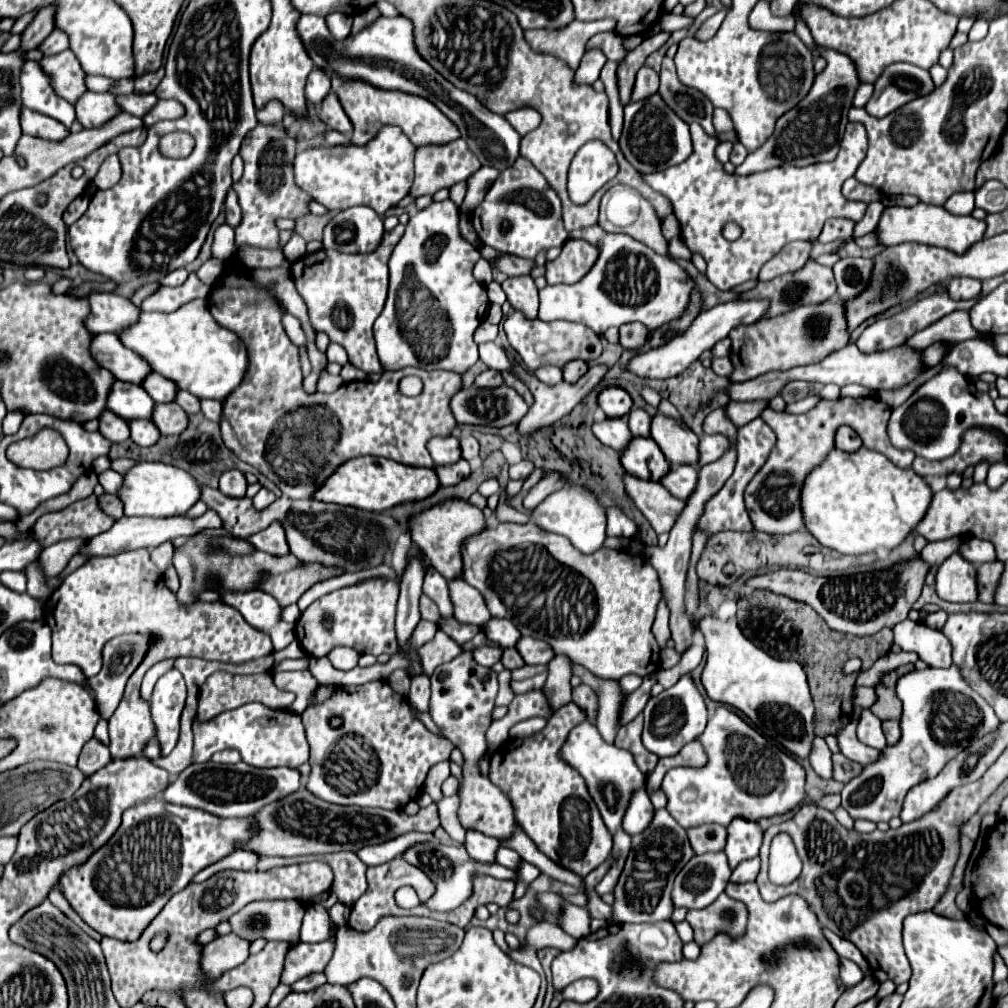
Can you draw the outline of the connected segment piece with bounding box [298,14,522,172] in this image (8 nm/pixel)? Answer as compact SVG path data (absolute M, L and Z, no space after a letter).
M302 14L298 20L298 32L304 40L308 54L314 60L314 66L324 68L326 72L340 72L342 76L360 76L360 80L368 80L378 88L402 90L420 94L432 100L460 130L460 136L466 140L468 148L482 166L492 166L496 170L504 170L514 164L520 152L522 136L514 130L514 126L500 114L484 108L476 96L456 88L450 84L440 72L436 72L420 54L414 42L414 24L410 18L380 18L358 34L342 41L332 40L326 20L322 16Z

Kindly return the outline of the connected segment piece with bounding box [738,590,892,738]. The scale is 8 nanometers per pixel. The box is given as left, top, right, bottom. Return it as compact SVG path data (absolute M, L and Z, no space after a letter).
M754 590L738 600L738 624L748 640L752 640L766 654L782 660L800 660L808 674L814 706L816 706L816 734L828 736L842 730L852 716L852 690L856 674L844 674L844 662L850 658L862 660L862 670L870 668L892 646L892 630L882 628L878 634L864 638L846 638L826 626L826 622L808 604L792 600L770 590Z

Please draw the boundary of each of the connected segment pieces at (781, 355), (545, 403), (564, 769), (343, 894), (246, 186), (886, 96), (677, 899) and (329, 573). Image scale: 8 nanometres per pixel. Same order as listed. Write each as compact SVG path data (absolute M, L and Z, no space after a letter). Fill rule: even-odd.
M828 300L816 306L794 308L784 316L762 320L750 326L738 326L736 330L732 330L730 360L734 364L734 374L730 376L730 380L744 382L770 370L788 370L794 366L818 364L834 350L844 348L850 334L844 328L844 308L840 308L840 304L842 302Z
M504 350L504 352L506 352L506 356L512 360L512 364L514 364L514 372L516 372L514 376L520 378L520 380L530 388L530 392L534 394L534 400L536 400L534 406L528 410L528 416L524 416L524 420L520 420L520 424L518 424L518 434L520 434L520 436L532 436L532 434L538 432L540 428L546 428L546 426L558 422L560 418L564 418L566 414L570 414L572 408L574 408L574 406L608 374L608 370L610 370L606 364L594 364L582 380L578 380L576 384L568 384L568 388L562 388L562 384L546 386L546 384L540 384L540 382L534 378L534 374L526 372L526 370L516 362L516 358L514 358L512 352L508 352L508 350Z
M568 702L550 716L542 732L530 738L510 738L490 756L490 780L510 798L520 828L548 858L580 876L598 868L612 850L612 834L604 826L584 778L560 756L570 730L586 718L578 704Z
M332 852L332 854L320 854L320 856L296 856L296 858L260 858L258 866L286 866L294 862L308 862L308 860L320 860L328 864L334 870L334 882L332 892L340 896L340 902L346 906L352 906L368 888L366 882L366 864L360 862L360 858L352 852Z
M258 124L242 140L240 156L244 158L244 176L232 186L238 194L242 220L236 230L236 248L254 246L254 248L276 248L280 246L280 230L276 226L278 218L302 218L310 214L312 196L302 188L296 188L294 182L294 156L296 156L296 138L290 138L290 132L282 124Z
M896 62L876 80L874 96L866 104L866 110L876 118L884 118L902 104L908 104L912 98L928 96L932 90L934 82L926 70L906 62Z
M708 852L692 856L690 862L678 872L674 882L674 906L704 908L712 904L730 882L732 870L724 852Z
M306 564L302 570L292 570L274 578L268 578L260 588L268 594L272 594L280 606L288 606L298 602L298 598L316 582L332 578L340 574L340 570L332 568L320 568L320 564Z

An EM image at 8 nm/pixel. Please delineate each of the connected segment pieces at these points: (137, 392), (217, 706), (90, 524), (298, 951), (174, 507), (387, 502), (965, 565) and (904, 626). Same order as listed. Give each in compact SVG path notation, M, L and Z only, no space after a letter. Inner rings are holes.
M116 382L108 396L108 410L112 410L114 414L126 420L134 420L134 418L150 420L154 406L156 404L148 396L148 392L142 386L134 386L134 384Z
M216 672L206 680L206 684L200 689L197 717L206 720L206 718L216 716L216 714L220 714L224 710L238 708L238 706L242 706L246 702L262 702L266 706L284 710L294 702L294 696L292 696L292 692L278 690L274 680L272 680L272 674L269 672L254 674L254 676L236 676L236 674L228 674L228 672Z
M92 494L60 512L40 516L32 528L32 534L42 548L48 548L68 538L88 540L88 536L110 530L114 522L116 520L100 508L98 496Z
M334 936L332 940L318 942L318 944L298 944L288 950L286 954L286 964L282 972L282 984L292 984L312 972L322 972L328 960L332 958L334 950Z
M138 462L132 470L124 474L124 484L118 492L118 496L124 502L126 516L152 516L152 518L184 516L200 500L200 494L202 488L192 474L164 462Z
M358 456L344 462L330 480L324 482L324 488L316 492L316 500L334 502L364 510L388 510L406 502L426 500L440 488L440 480L434 468L416 468L406 464L396 464L392 460L376 458L376 456Z
M952 554L942 562L936 574L936 594L948 602L976 602L978 580L976 566L960 554Z
M910 618L902 620L892 630L894 644L898 644L906 652L916 652L920 660L928 662L928 666L948 668L952 664L950 642L940 630L928 628L924 626L924 622L914 622Z

